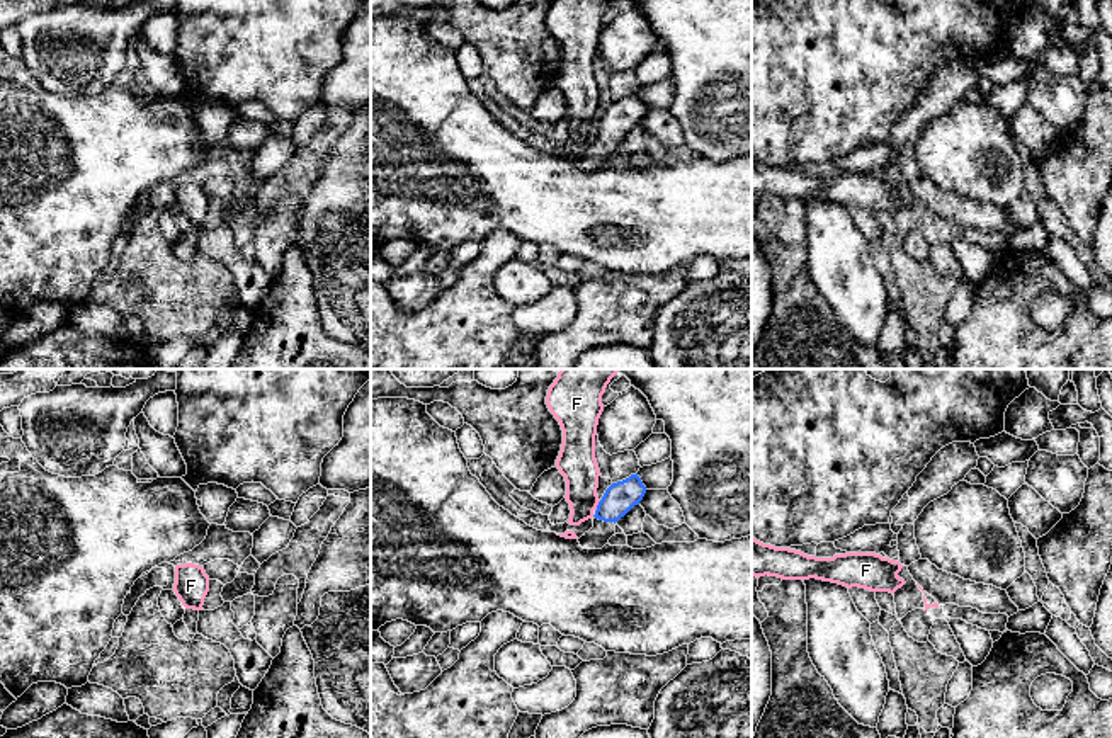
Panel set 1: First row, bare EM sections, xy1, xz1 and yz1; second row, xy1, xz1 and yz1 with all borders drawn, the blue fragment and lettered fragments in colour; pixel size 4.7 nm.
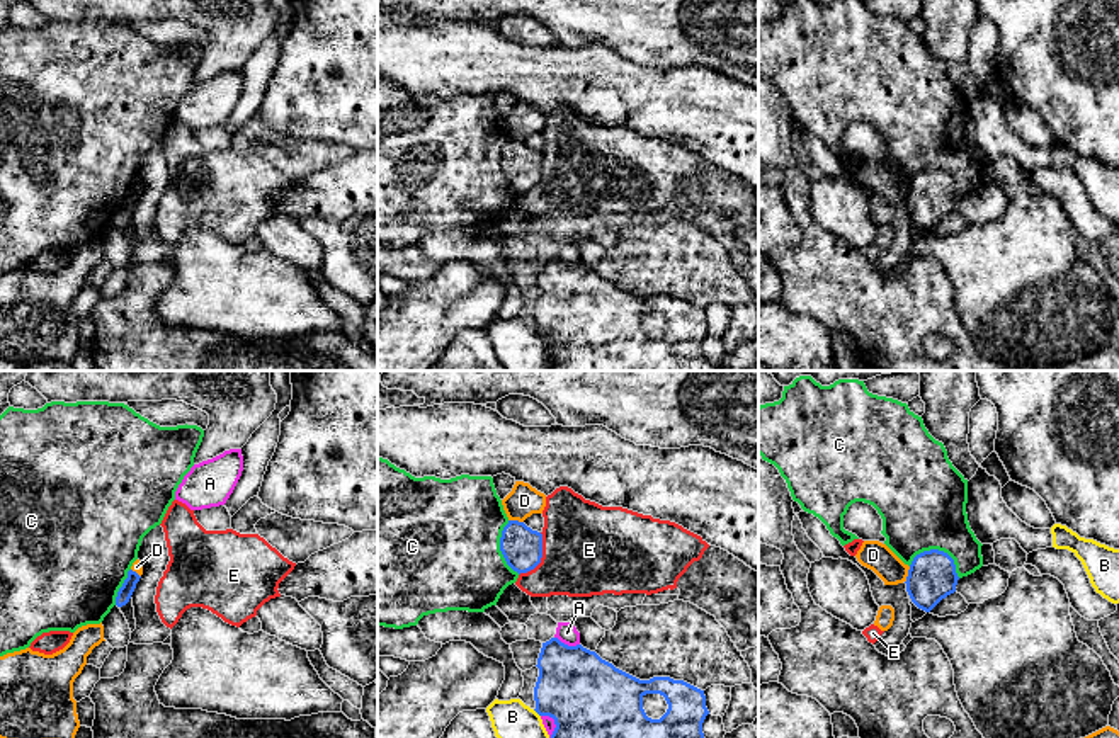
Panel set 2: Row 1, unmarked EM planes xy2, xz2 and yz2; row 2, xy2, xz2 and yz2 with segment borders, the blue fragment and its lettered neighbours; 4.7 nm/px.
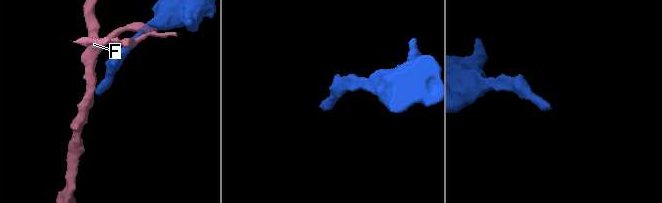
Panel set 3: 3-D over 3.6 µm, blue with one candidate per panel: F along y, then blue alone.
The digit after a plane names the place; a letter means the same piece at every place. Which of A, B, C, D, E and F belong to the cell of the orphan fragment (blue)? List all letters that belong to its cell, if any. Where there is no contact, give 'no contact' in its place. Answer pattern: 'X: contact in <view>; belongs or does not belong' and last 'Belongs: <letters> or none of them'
A: contact in xz2; does not belong
B: contact in xz2; does not belong
C: contact in yz2; does not belong
D: contact in yz2; does not belong
E: contact in xz2; does not belong
F: contact in xz1; does not belong
Belongs: none of them

